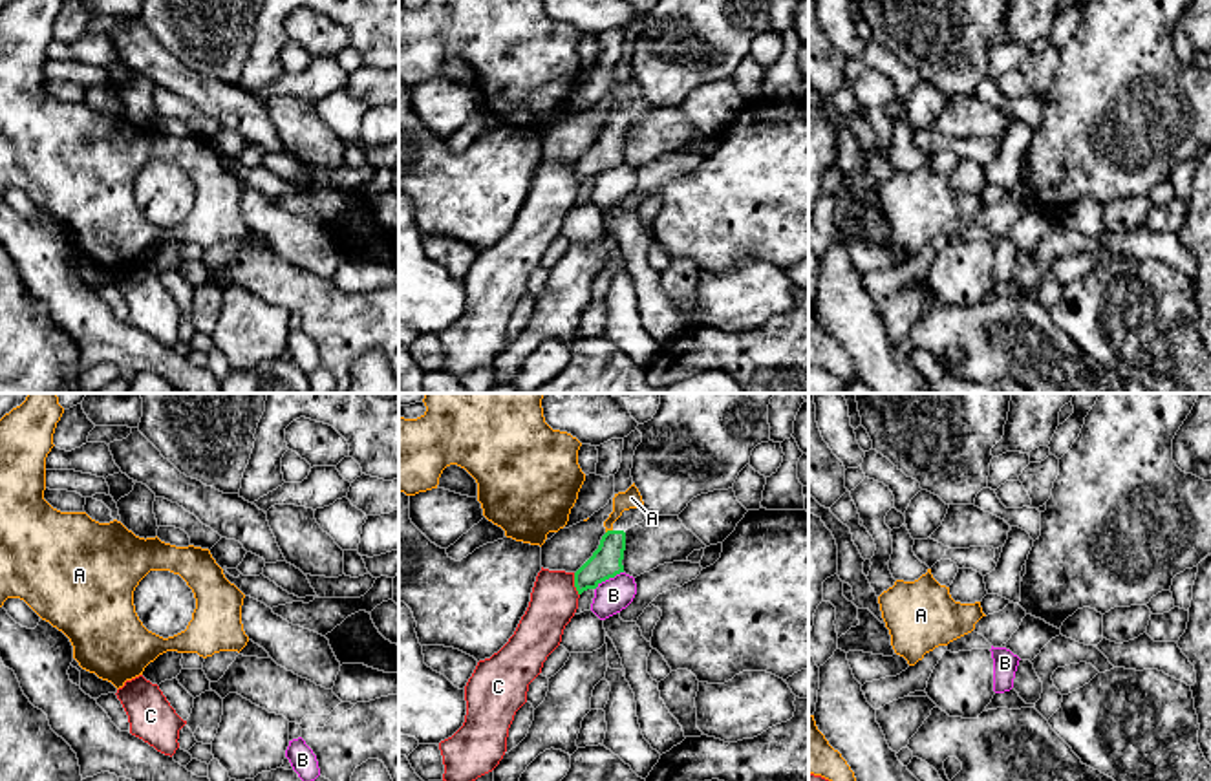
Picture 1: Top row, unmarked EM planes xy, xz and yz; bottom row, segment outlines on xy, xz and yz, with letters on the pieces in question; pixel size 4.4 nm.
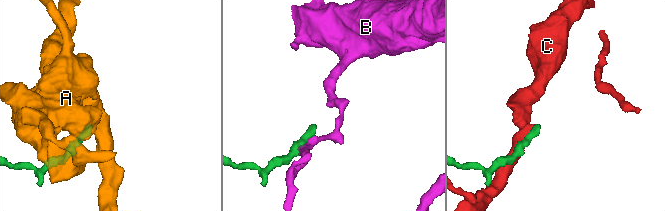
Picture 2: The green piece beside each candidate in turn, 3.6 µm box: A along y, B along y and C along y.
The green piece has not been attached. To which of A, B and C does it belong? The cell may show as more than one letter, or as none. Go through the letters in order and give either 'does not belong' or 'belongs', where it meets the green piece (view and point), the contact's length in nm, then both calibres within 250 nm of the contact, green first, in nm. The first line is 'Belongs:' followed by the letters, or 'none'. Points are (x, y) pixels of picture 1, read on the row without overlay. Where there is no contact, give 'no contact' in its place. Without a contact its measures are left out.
Belongs: none
A: does not belong | xz (608, 121) | 40 nm | 140/90 nm
B: does not belong | xz (608, 169) | 150 nm | 140/150 nm
C: does not belong | xz (575, 174) | 110 nm | 140/200 nm

